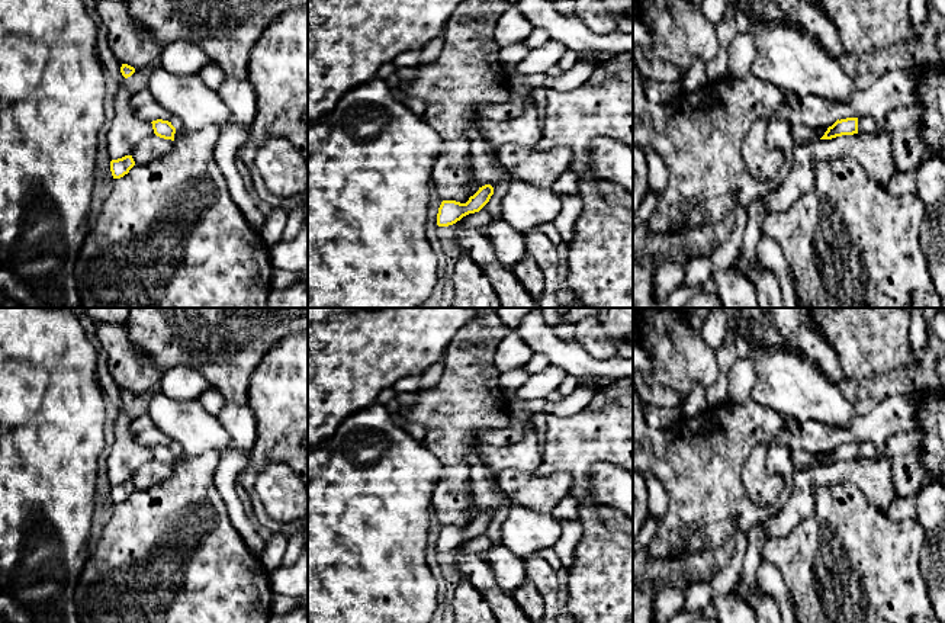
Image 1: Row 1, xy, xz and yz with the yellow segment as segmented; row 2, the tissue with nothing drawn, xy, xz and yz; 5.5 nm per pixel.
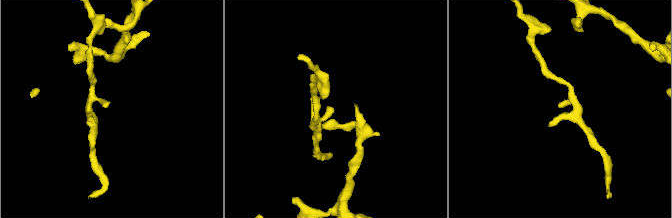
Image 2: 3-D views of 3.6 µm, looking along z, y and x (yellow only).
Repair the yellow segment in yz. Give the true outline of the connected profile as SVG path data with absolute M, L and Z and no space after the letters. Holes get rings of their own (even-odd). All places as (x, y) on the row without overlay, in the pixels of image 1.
M858 443L838 444L832 452L827 453L820 465L832 465L842 460L858 459Z

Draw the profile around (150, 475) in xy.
M152 459L136 469L131 481L135 486L135 491L145 491L158 486L161 482L170 478L173 475L173 469L174 466L164 465Z

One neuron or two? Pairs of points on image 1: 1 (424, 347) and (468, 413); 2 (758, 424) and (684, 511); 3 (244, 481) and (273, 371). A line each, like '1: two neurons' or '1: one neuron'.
1: two neurons
2: one neuron
3: one neuron

